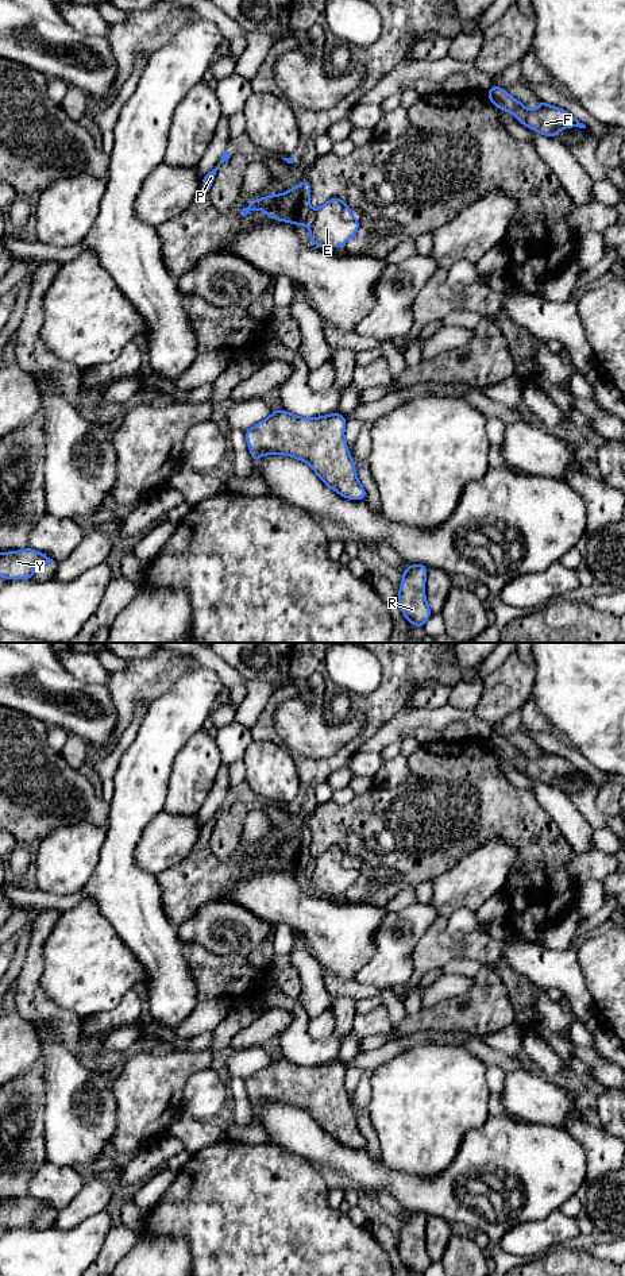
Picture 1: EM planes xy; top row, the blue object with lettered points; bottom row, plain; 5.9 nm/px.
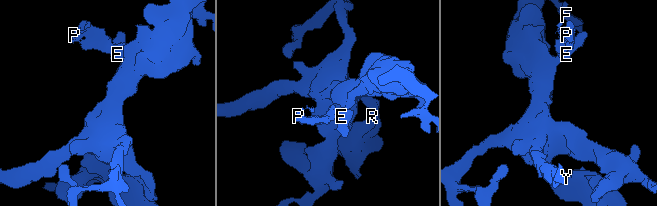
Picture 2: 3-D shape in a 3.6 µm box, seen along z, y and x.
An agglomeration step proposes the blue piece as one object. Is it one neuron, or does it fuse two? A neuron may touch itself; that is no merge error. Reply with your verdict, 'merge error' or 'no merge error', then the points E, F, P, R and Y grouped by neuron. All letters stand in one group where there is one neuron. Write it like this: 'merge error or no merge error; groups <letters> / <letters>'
merge error; groups E F R Y / P

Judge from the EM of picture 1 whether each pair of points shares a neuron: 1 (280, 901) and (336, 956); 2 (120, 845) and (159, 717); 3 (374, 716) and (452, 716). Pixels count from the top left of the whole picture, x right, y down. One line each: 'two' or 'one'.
1: one
2: one
3: two

